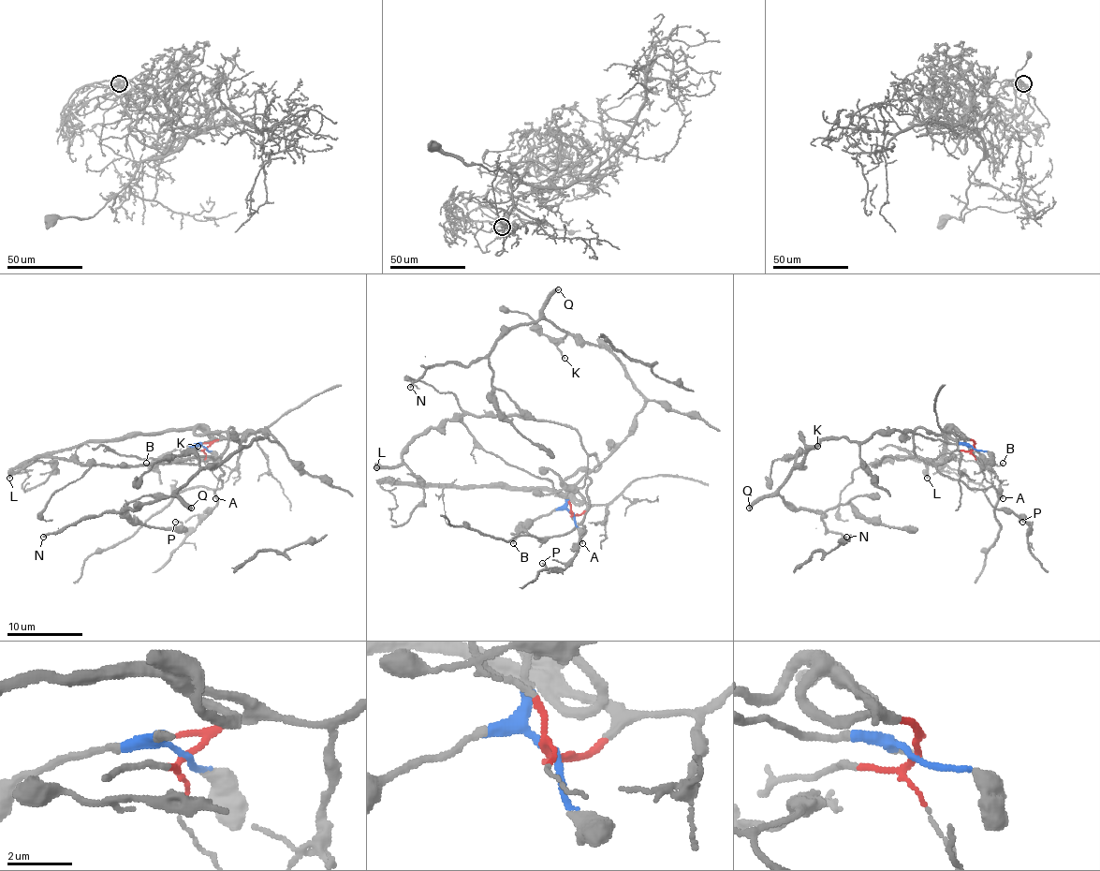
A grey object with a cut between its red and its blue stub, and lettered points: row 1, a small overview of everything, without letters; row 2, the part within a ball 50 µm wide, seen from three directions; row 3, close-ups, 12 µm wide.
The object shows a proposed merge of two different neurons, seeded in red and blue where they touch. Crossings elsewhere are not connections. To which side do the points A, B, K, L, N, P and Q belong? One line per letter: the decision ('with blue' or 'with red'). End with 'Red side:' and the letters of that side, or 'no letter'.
A: with red
B: with blue
K: with blue
L: with red
N: with blue
P: with red
Q: with blue
Red side: A, L, P

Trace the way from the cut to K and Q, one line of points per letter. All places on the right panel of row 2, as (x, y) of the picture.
K: (973, 448), (876, 431), (856, 442), (822, 438), (794, 466), (796, 457), (818, 446)
Q: (973, 448), (893, 431), (876, 431), (869, 438), (856, 442), (822, 438), (774, 491), (763, 494), (748, 508)

